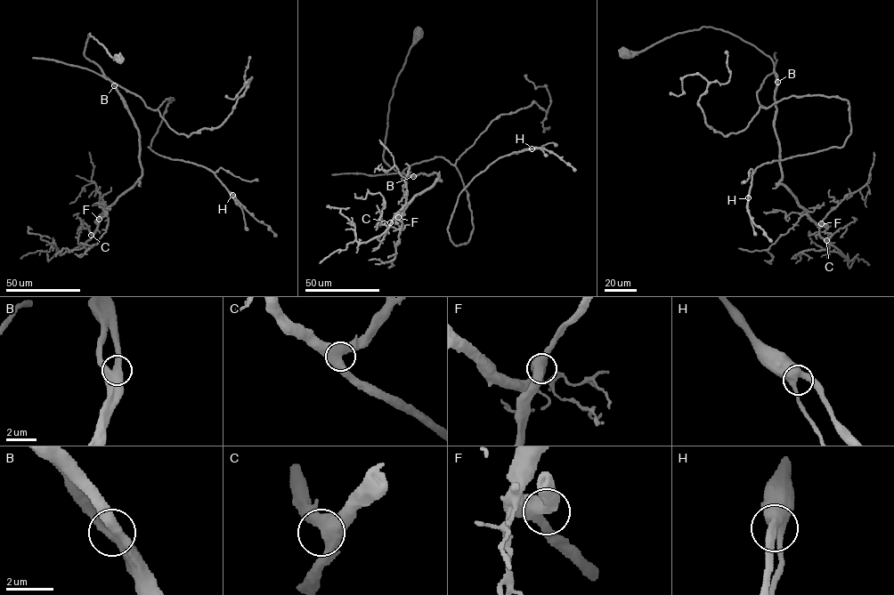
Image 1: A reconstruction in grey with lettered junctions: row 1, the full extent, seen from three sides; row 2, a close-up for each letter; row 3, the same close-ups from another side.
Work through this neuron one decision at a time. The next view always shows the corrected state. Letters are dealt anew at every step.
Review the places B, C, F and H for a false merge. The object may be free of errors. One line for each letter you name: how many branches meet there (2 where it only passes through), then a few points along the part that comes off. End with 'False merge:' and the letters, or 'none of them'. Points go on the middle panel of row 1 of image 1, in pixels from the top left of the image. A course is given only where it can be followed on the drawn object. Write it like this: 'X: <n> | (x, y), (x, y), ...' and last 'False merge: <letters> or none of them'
False merge: none of them

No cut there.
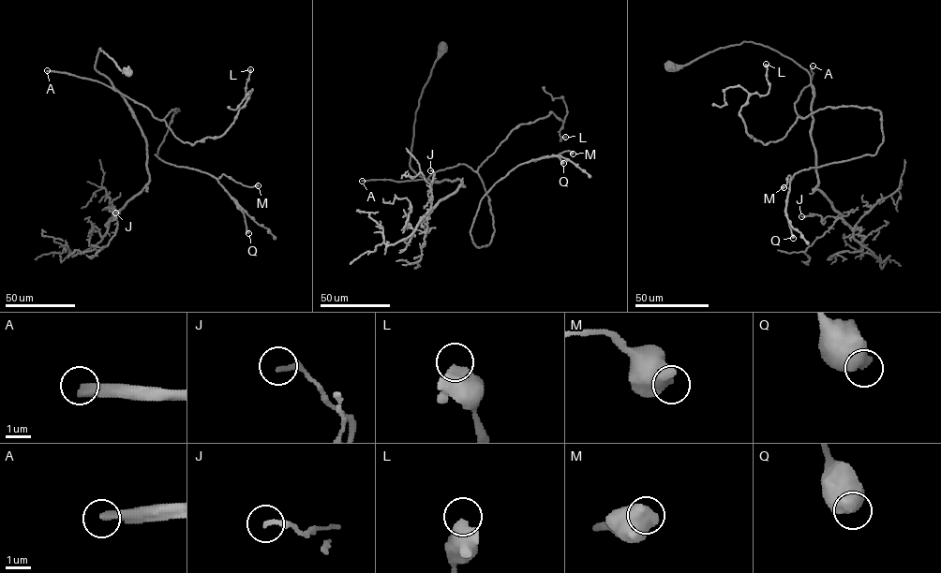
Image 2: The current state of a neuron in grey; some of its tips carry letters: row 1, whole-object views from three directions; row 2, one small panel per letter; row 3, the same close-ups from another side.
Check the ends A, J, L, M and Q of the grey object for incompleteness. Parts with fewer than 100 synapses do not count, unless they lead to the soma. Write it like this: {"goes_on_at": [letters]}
{"goes_on_at": ["A"]}

